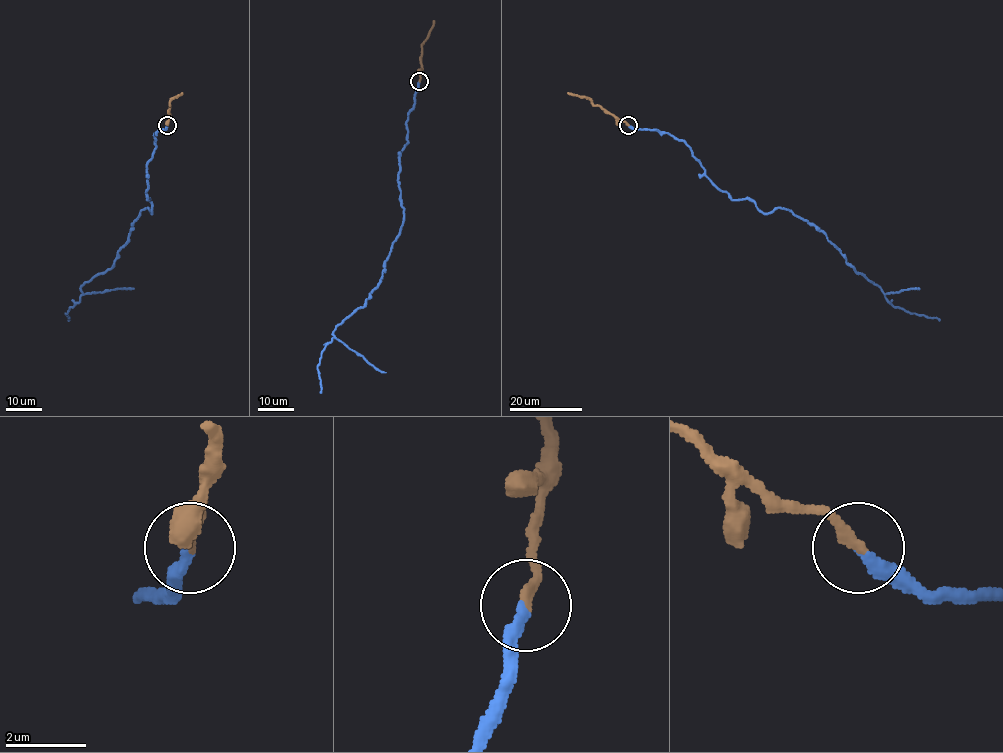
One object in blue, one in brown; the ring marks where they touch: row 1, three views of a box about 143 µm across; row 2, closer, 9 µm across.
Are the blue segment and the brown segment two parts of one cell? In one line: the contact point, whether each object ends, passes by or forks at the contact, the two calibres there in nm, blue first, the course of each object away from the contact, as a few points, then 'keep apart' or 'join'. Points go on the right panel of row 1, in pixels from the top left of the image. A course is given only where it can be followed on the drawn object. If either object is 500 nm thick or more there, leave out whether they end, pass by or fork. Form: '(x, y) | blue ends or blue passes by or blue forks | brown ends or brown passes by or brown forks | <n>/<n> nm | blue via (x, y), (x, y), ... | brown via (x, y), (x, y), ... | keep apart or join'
(628, 125) | blue ends | brown ends | 300/280 nm | blue via (628, 125), (681, 139), (732, 199), (811, 223), (895, 307), (939, 320) | brown via (628, 125), (584, 97), (567, 92) | keep apart

